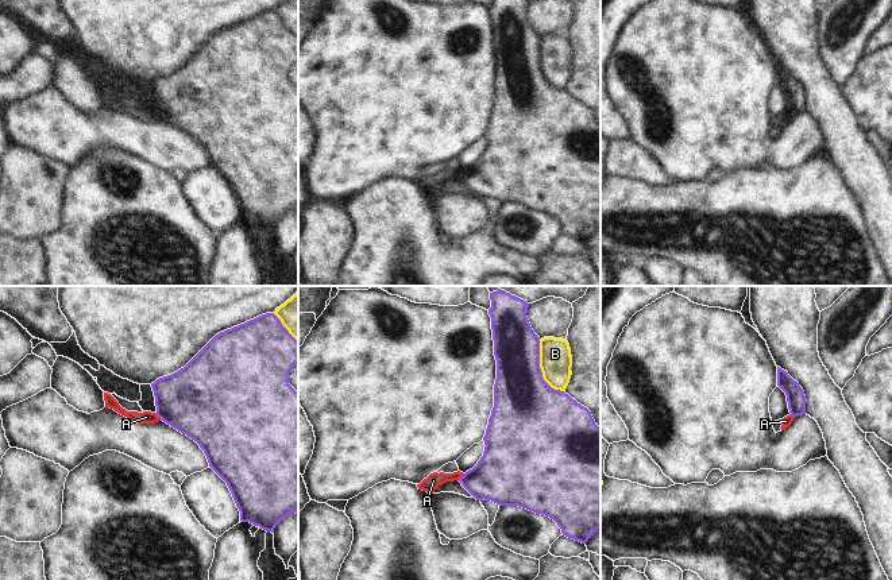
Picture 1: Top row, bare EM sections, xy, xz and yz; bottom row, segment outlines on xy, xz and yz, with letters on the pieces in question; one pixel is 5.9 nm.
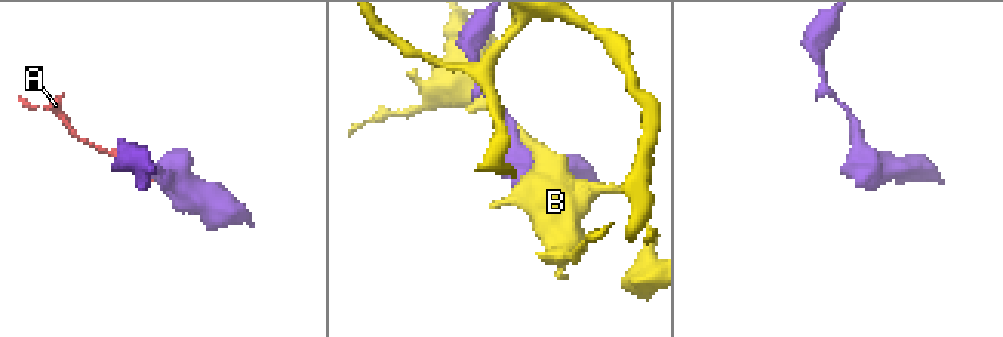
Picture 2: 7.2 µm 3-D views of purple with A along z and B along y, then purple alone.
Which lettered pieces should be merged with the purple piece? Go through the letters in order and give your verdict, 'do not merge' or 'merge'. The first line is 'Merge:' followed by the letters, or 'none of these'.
Merge: none of these
A: do not merge
B: do not merge

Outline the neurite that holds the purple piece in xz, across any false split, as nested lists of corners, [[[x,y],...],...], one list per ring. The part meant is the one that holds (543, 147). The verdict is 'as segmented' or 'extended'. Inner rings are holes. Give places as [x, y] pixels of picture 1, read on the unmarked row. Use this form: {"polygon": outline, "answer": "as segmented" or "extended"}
{"polygon": [[[491,0],[489,7],[497,58],[494,105],[483,135],[483,154],[459,179],[476,198],[518,204],[549,214],[563,233],[586,241],[601,225],[601,125],[587,105],[544,78],[540,66],[540,35],[529,22],[528,5],[528,0]]], "answer": "as segmented"}

